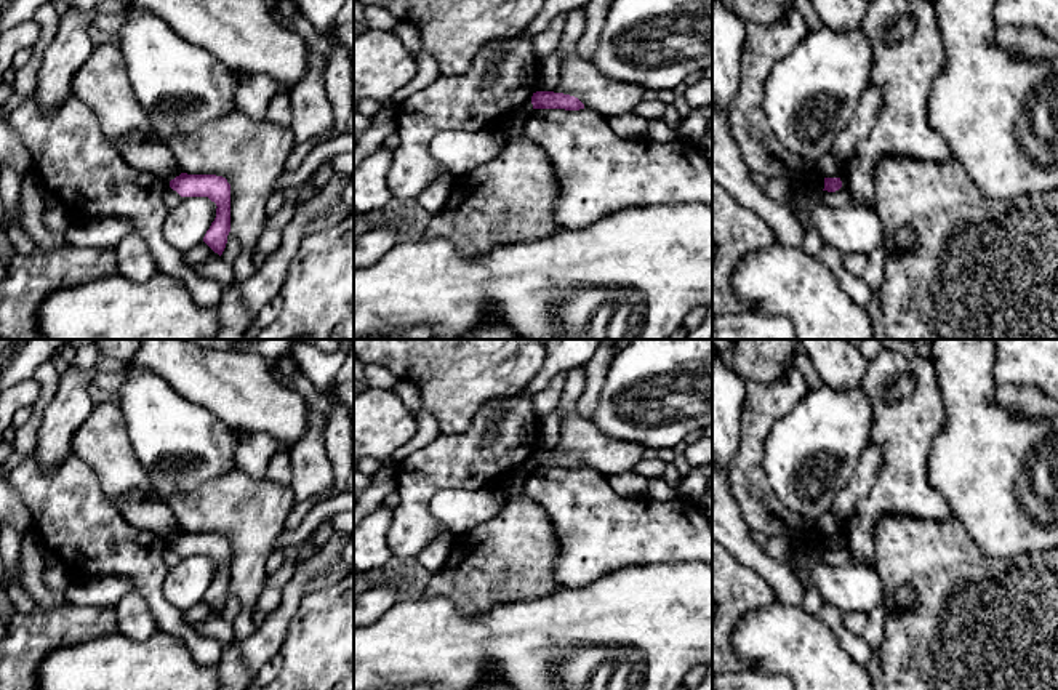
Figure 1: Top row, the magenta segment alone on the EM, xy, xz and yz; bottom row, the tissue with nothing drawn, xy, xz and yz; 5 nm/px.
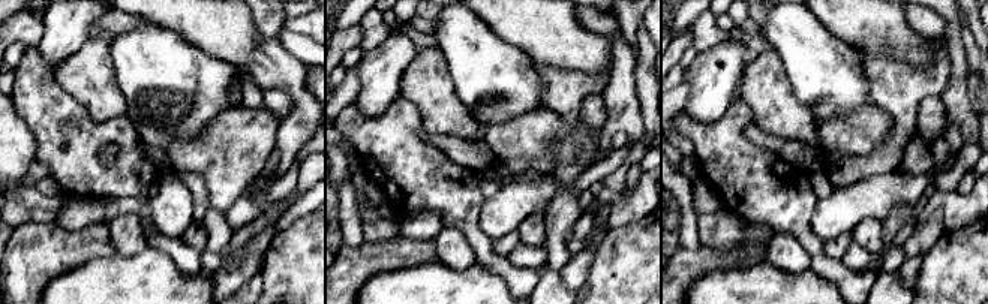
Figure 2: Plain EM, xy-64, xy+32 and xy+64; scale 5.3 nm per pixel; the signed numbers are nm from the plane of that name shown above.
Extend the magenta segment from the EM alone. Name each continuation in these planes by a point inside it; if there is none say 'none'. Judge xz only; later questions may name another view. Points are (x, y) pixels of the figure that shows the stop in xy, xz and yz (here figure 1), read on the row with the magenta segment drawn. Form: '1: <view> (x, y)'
none

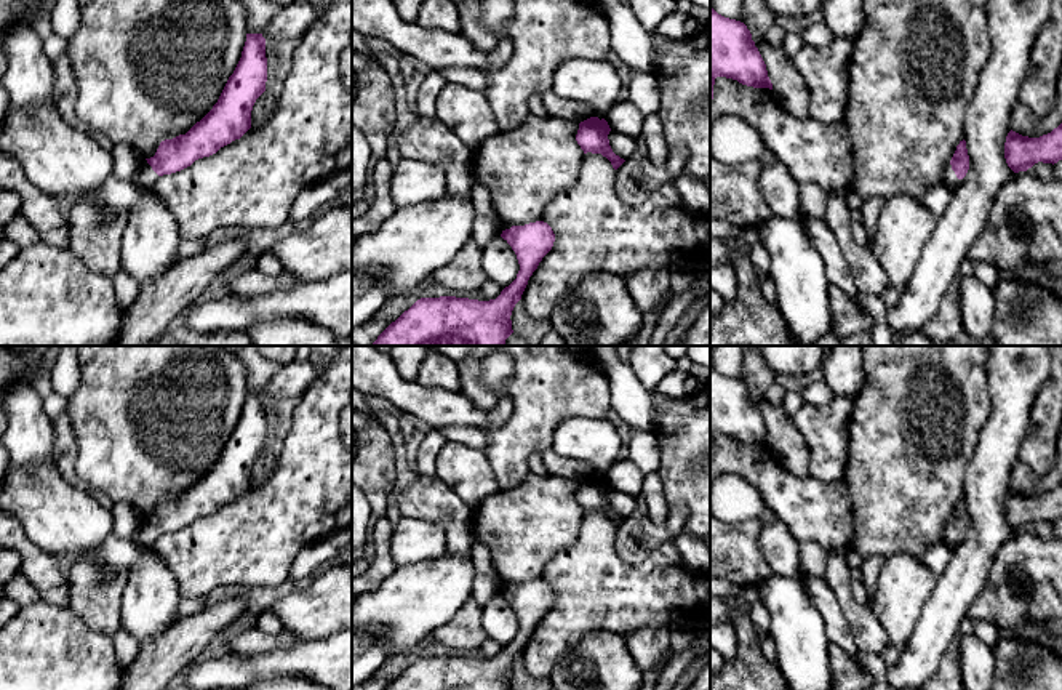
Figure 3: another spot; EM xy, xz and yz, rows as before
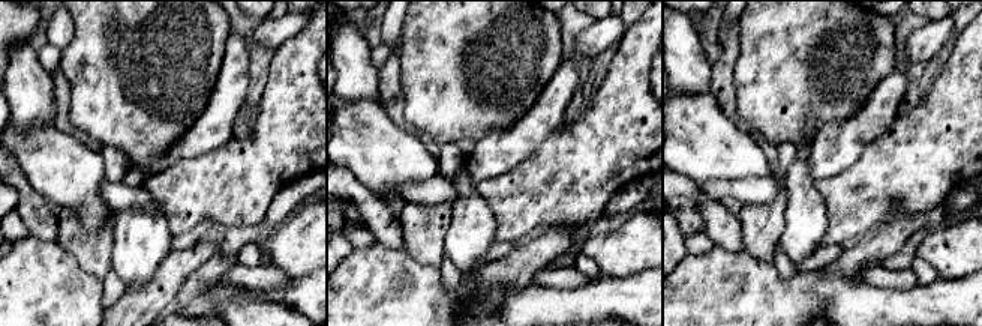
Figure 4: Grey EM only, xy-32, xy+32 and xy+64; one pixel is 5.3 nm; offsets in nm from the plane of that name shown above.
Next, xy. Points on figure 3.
1: xy (146, 176)

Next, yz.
1: yz (949, 178)

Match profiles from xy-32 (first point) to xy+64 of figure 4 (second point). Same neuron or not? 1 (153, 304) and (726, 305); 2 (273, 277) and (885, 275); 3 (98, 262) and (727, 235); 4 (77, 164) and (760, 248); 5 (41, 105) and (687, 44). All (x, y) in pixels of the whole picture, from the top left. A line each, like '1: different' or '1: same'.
1: different
2: same
3: different
4: different
5: same

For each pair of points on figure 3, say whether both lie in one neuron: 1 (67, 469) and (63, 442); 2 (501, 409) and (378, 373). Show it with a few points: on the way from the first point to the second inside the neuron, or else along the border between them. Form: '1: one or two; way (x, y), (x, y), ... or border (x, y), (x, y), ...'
1: one; way (66, 463), (66, 449)
2: one; way (471, 415), (456, 409), (439, 409), (408, 396)

